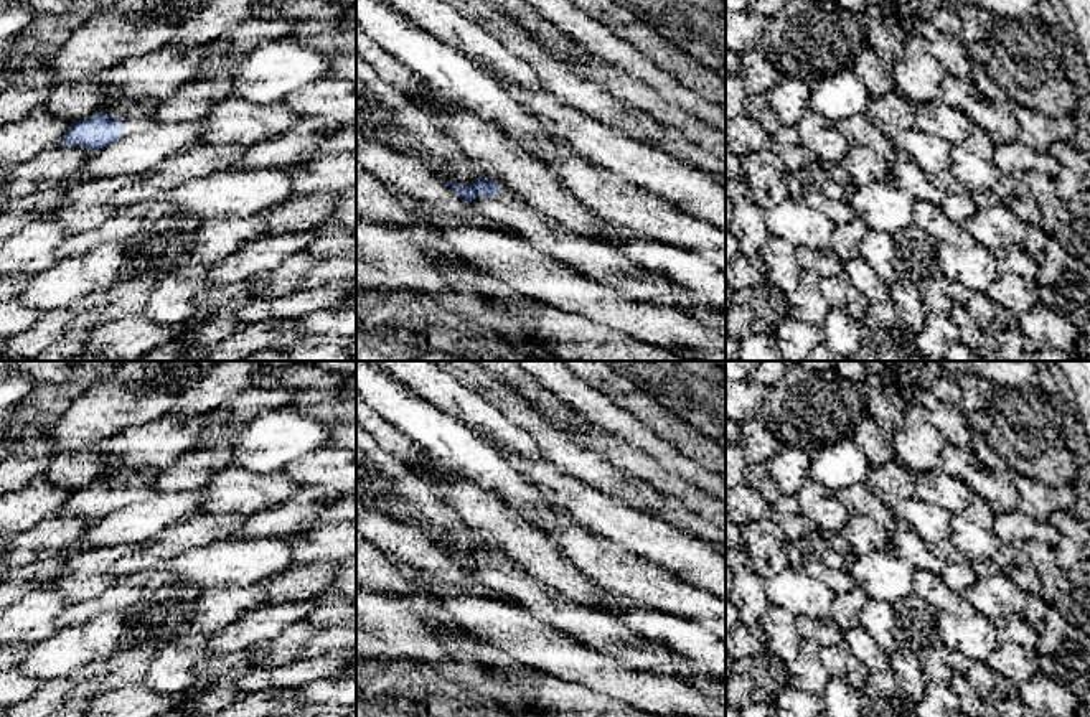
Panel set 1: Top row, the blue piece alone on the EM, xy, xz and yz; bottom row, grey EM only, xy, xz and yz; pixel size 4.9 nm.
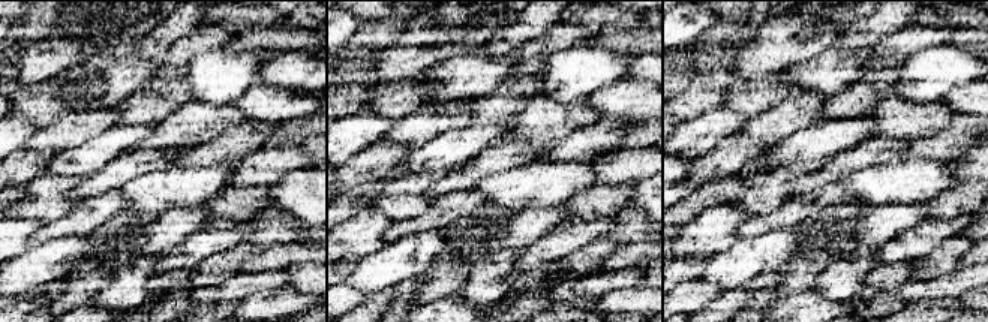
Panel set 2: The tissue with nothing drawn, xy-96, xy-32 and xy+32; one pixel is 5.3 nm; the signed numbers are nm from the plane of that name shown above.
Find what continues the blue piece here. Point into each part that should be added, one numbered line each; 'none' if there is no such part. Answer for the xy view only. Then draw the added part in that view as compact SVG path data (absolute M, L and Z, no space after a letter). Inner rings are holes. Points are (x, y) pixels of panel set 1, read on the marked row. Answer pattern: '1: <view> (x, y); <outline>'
1: xy (136, 114); M152 97L143 99L120 99L107 107L104 107L102 114L110 114L114 119L120 119L120 127L124 137L132 137L135 134L148 132L153 127L152 110L158 101Z

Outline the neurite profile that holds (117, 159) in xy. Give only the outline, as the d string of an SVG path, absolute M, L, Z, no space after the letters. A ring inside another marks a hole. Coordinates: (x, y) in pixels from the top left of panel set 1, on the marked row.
M200 122L153 125L148 132L124 137L89 155L76 180L119 178L155 170L165 158L203 145Z

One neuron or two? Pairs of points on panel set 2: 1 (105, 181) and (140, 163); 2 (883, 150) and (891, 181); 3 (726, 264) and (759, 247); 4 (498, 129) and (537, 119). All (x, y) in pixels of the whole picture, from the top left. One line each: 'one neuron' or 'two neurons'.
1: one neuron
2: two neurons
3: one neuron
4: two neurons

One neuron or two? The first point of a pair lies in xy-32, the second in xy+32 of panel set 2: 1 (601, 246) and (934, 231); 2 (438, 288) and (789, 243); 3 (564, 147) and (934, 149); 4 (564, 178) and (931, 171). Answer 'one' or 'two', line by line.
1: two
2: two
3: one
4: one

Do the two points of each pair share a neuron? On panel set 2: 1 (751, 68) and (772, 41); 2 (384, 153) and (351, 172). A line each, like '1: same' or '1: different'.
1: same
2: same

